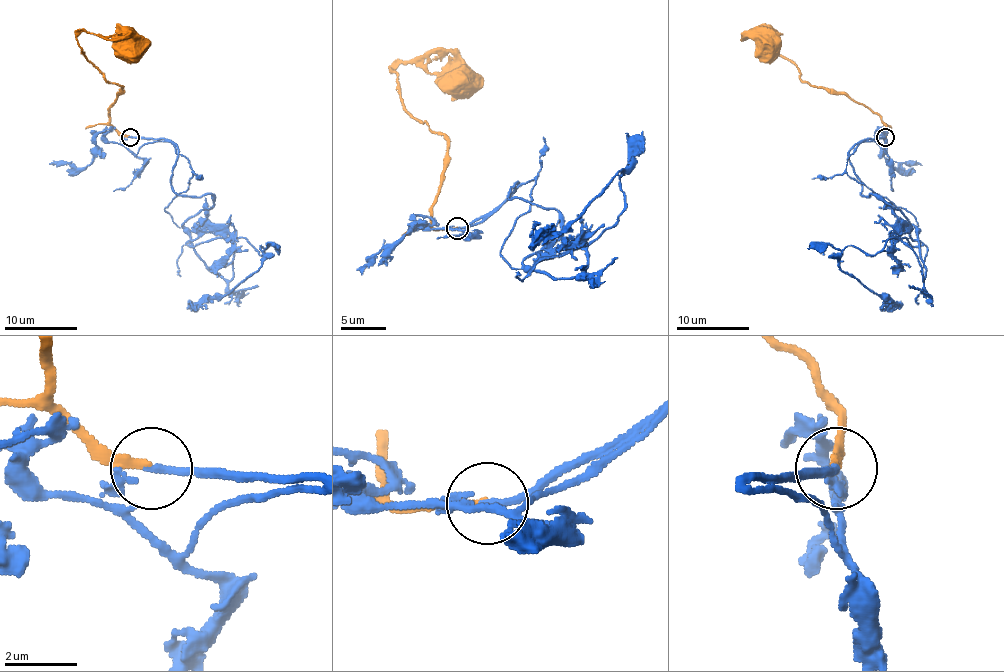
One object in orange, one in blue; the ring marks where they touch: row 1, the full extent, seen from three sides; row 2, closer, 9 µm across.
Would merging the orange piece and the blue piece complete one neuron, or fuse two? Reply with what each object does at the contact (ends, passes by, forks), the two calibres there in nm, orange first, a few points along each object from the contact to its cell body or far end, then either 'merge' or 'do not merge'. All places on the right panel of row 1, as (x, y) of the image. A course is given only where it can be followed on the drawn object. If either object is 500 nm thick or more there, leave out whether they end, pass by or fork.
orange ends there; blue passes by; 190 nm thick on the orange side, 150 nm on the other; orange runs (885, 136), (886, 125), (875, 113), (845, 95), (803, 80), (789, 58), (769, 53), (752, 31), (765, 46); blue runs (885, 136), (848, 156), (897, 236), (872, 254), (848, 245), (839, 267), (901, 308); merge

